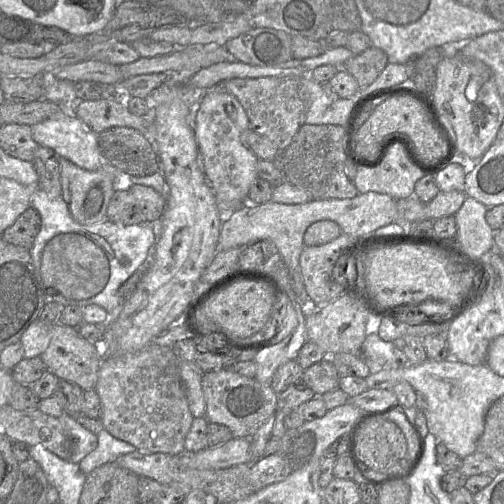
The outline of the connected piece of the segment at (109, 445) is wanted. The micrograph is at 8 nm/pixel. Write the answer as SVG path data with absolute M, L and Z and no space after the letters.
M105 429L97 434L97 439L97 447L78 463L85 475L105 463L114 462L118 457L136 450L133 445L113 437Z

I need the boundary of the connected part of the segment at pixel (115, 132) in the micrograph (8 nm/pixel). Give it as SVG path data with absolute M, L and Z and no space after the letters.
M112 127L97 135L98 147L104 157L117 169L131 176L149 176L160 172L163 177L163 166L160 152L156 156L151 145L140 131L130 127Z

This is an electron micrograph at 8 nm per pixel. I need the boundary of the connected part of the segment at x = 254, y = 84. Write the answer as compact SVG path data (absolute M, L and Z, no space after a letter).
M302 76L232 78L220 86L243 106L249 128L270 140L280 151L291 143L299 128L305 124L308 106L303 94Z

